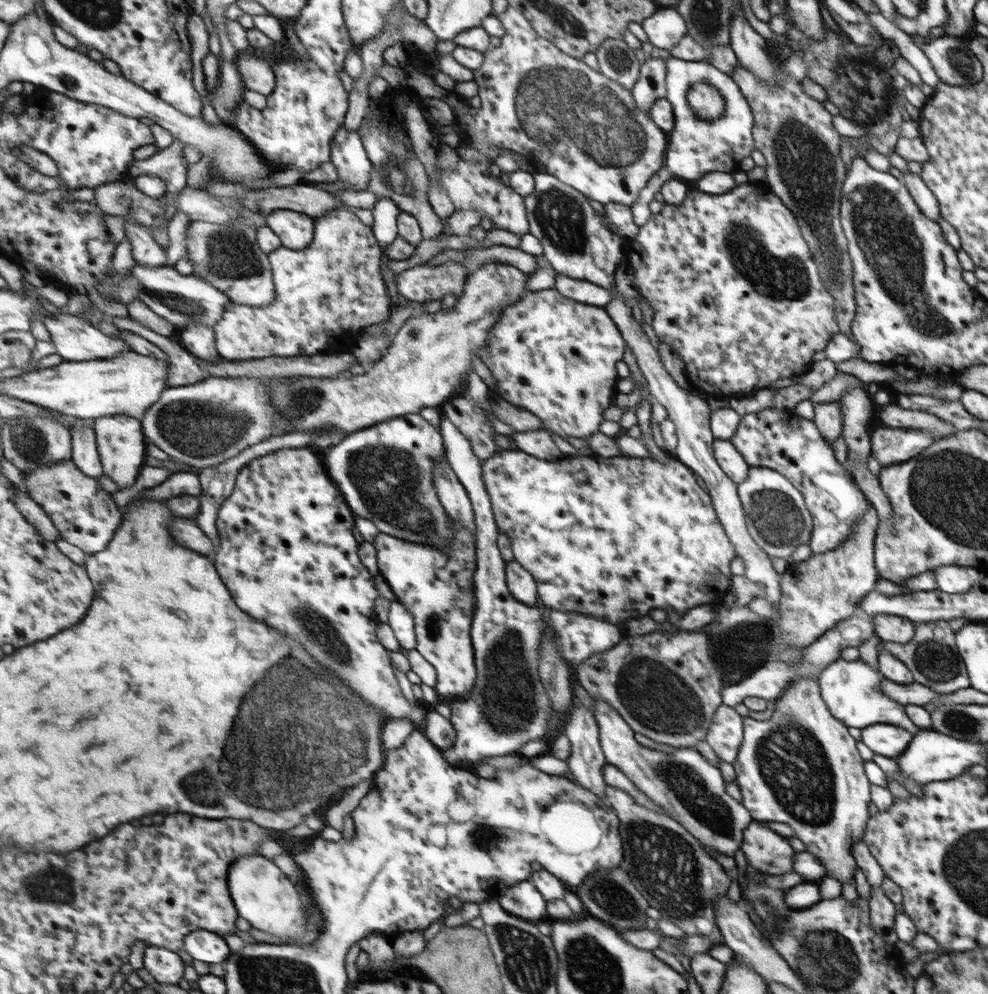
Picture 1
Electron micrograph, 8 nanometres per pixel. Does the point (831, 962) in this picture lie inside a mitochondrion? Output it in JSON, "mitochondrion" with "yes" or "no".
{"mitochondrion":"yes"}

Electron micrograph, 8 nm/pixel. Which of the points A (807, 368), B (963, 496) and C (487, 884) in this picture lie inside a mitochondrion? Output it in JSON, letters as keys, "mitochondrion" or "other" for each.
{"A":"other","B":"mitochondrion","C":"other"}

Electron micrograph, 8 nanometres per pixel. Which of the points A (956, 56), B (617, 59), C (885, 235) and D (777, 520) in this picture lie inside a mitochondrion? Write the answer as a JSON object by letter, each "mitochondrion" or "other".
{"A":"mitochondrion","B":"mitochondrion","C":"mitochondrion","D":"mitochondrion"}

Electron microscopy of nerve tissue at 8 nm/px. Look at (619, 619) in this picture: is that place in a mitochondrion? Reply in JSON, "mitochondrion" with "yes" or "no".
{"mitochondrion":"no"}

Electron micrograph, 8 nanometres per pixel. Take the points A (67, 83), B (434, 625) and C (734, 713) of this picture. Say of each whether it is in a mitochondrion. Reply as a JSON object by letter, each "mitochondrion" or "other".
{"A":"other","B":"mitochondrion","C":"other"}

